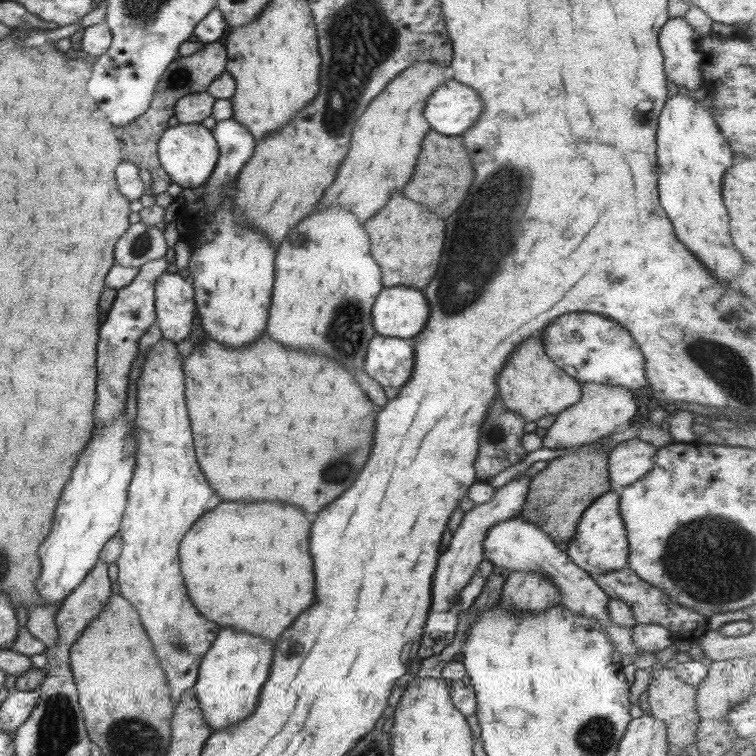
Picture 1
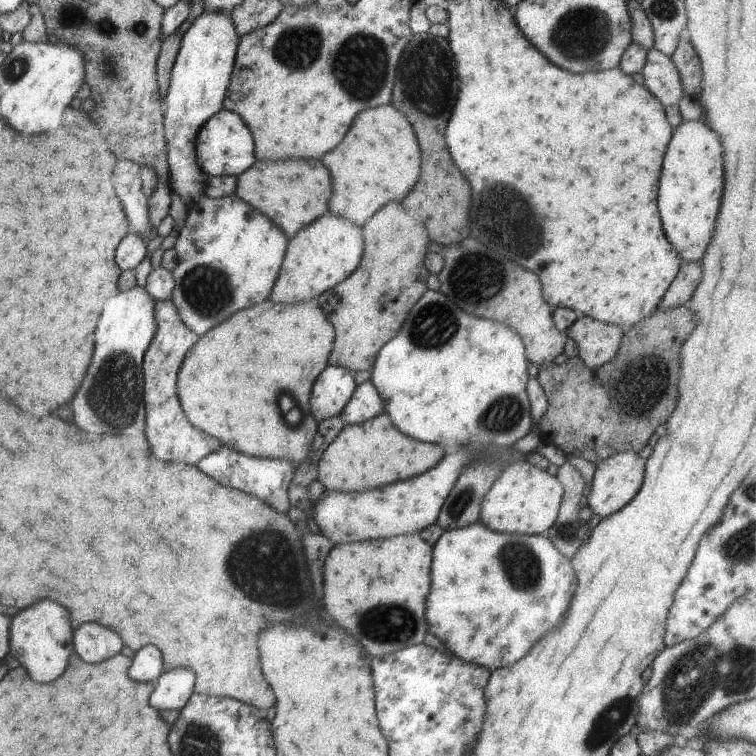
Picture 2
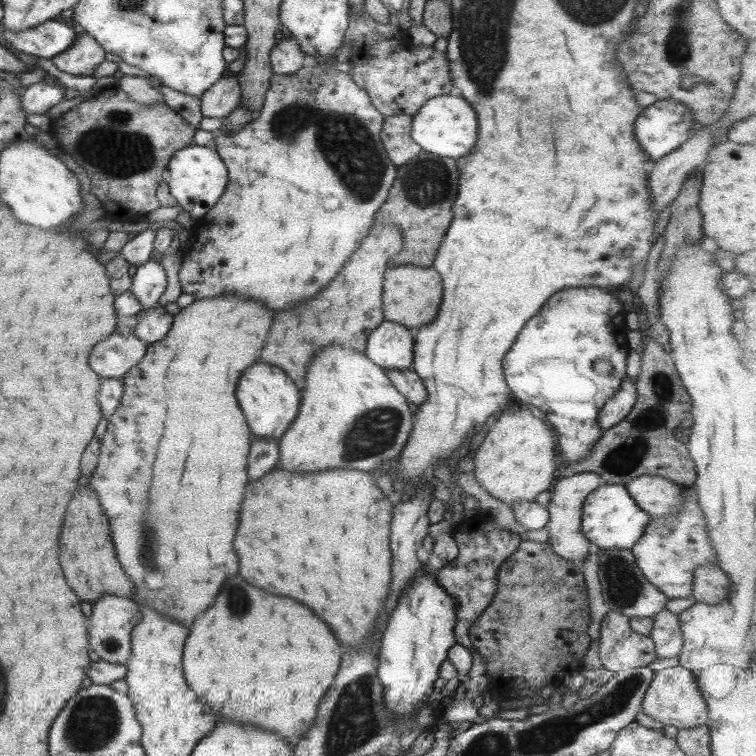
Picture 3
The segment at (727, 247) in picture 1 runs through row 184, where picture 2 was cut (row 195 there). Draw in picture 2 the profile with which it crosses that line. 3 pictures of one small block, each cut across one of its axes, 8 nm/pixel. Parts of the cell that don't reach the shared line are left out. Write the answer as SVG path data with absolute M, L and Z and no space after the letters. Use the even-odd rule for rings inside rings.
M682 121L669 139L661 166L659 194L657 194L657 210L662 229L672 244L673 252L680 258L680 264L701 260L705 246L709 244L713 234L721 190L723 190L723 166L721 166L719 138L715 138L715 132L711 132L703 121Z

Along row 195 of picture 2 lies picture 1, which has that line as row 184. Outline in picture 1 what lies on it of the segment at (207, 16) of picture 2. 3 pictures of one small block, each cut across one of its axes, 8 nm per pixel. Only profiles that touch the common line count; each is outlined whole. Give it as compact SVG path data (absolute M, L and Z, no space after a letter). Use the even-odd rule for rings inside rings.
M177 124L167 127L159 136L157 142L157 156L161 168L168 174L172 182L182 189L195 190L202 186L210 177L218 159L218 146L211 134L211 130L201 124Z

